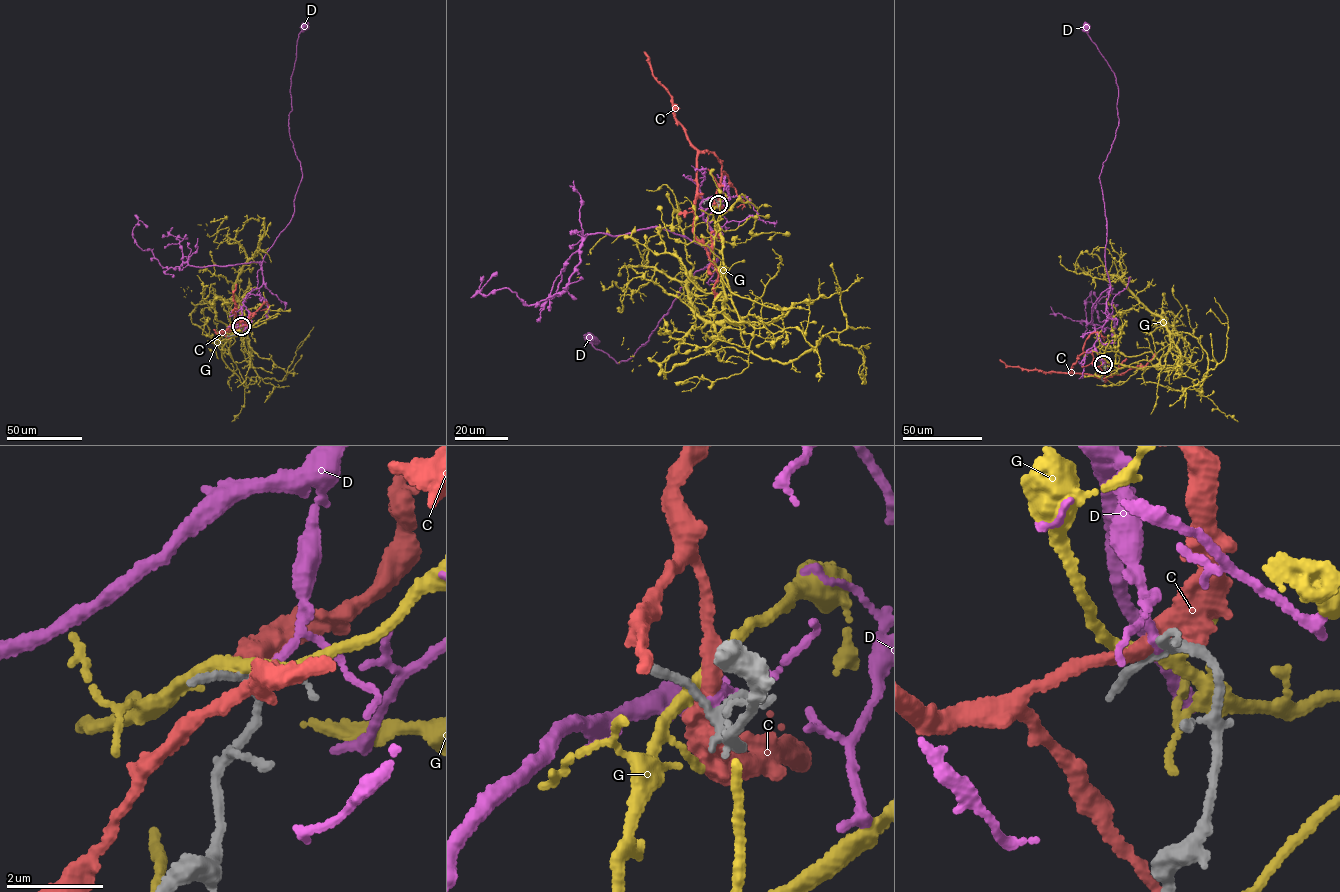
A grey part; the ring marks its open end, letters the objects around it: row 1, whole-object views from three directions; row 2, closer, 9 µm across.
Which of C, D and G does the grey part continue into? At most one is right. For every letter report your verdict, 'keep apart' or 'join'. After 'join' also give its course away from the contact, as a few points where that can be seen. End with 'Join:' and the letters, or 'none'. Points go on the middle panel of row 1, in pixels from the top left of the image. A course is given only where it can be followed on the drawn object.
C: keep apart
D: join | via (719, 204), (701, 203), (721, 229), (705, 249), (717, 260), (679, 289), (648, 340), (618, 364), (593, 339)
G: keep apart
Join: D

